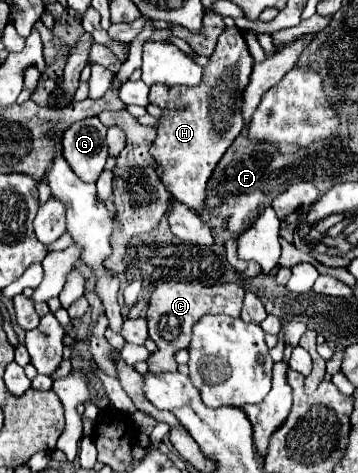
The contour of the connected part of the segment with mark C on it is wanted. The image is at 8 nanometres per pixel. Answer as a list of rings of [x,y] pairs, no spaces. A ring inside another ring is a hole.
[[[175,280],[159,282],[151,294],[149,310],[147,310],[149,338],[157,344],[157,352],[151,354],[151,358],[147,360],[149,370],[151,372],[161,372],[161,370],[173,372],[173,370],[177,370],[173,356],[177,350],[189,346],[193,324],[205,314],[239,316],[241,308],[243,308],[243,296],[245,296],[245,290],[239,284],[203,286],[199,282],[175,282]]]

